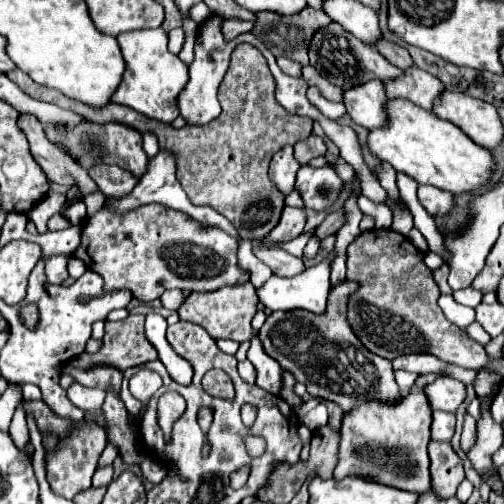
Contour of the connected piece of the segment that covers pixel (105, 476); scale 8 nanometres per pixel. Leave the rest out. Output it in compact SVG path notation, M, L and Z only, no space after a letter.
M104 466L94 472L92 486L108 486L112 482L112 466Z

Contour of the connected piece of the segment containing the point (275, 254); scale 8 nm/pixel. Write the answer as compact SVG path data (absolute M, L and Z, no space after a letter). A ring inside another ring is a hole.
M254 248L254 254L264 264L268 264L272 268L272 272L276 276L280 276L280 278L292 278L292 276L298 276L298 274L302 274L306 270L302 258L296 258L296 256L292 256L292 254L284 252L284 250L278 250L278 248L274 248L274 250Z

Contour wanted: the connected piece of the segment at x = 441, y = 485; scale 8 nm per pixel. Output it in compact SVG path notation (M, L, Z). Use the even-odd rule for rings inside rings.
M430 442L430 476L432 476L432 494L440 498L456 496L458 484L464 480L464 468L458 454L452 450L450 442Z

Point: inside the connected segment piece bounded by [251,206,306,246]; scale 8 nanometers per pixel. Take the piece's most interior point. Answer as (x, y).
(291, 224)

